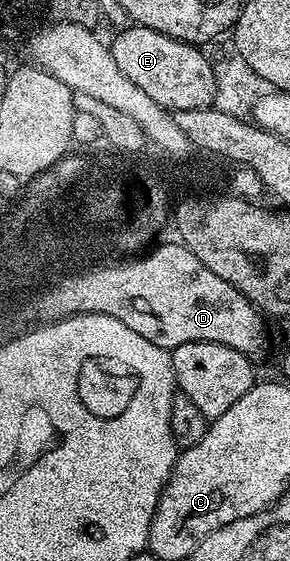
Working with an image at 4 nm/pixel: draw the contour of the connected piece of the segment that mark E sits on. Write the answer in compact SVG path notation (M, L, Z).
M124 26L117 32L120 33L110 40L114 63L126 78L130 78L130 82L134 82L134 86L141 88L149 98L154 98L158 106L172 114L213 107L216 86L212 62L207 55L204 57L200 53L203 51L197 45L139 26Z

